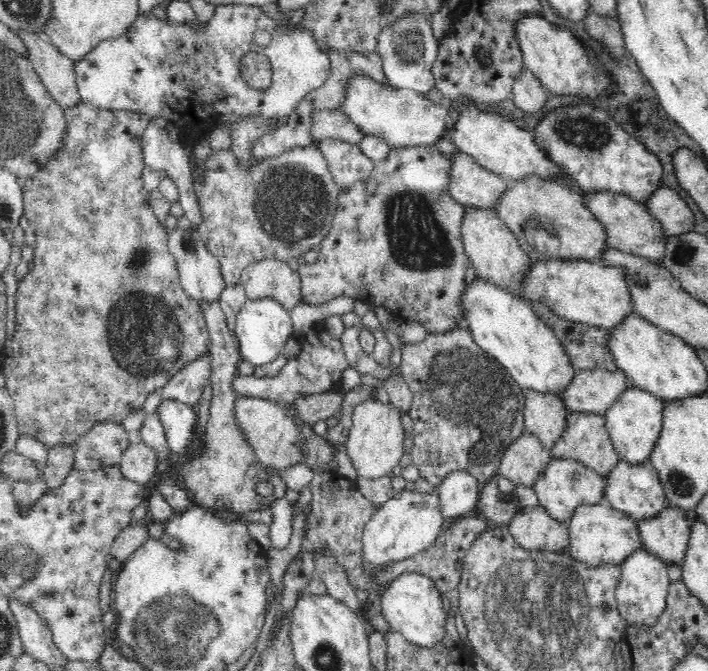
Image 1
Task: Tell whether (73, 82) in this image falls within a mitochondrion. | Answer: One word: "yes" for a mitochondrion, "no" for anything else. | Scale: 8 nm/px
no

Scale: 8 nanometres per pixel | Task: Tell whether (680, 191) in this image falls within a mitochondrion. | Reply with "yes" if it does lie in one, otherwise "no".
no

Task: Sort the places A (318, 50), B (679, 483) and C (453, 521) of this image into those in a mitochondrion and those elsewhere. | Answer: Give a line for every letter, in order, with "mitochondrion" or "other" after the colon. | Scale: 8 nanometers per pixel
A: other
B: mitochondrion
C: other

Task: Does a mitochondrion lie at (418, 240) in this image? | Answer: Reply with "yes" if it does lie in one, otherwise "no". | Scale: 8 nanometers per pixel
yes

